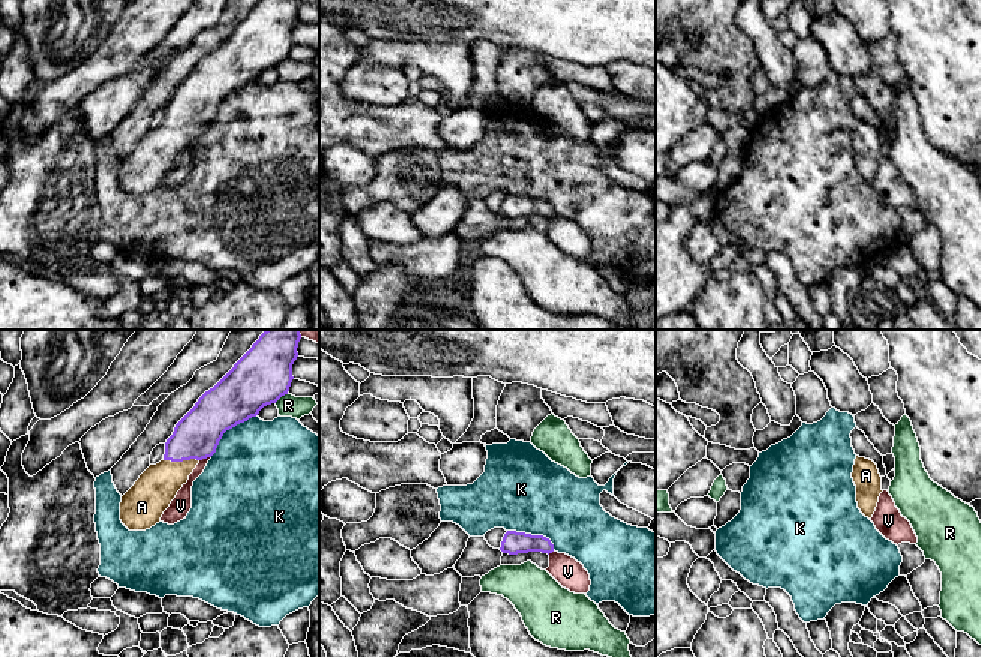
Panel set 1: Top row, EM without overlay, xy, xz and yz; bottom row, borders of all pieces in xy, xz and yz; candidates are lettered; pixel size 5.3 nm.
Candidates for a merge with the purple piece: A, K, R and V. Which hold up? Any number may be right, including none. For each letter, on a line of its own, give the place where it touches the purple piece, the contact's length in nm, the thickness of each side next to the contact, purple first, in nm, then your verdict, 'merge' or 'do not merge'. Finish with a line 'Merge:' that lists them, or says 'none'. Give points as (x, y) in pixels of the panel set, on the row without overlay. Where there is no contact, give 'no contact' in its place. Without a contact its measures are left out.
A: contact xy (180, 125); length 200 nm; calibres 240 and 220 nm; merge
K: contact xy (228, 93); length 340 nm; calibres 280 and 480 nm; do not merge
R: contact xy (281, 60); length 90 nm; calibres 300 and 120 nm; do not merge
V: contact xy (204, 122); length 70 nm; calibres 240 and 90 nm; do not merge
Merge: A

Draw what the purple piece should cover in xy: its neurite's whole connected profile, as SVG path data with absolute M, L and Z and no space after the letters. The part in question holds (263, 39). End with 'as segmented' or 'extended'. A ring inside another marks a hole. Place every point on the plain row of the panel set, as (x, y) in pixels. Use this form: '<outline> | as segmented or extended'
M260 0L234 32L176 88L164 123L150 129L122 160L120 184L129 195L160 186L196 129L216 117L224 98L288 58L302 0Z | extended

